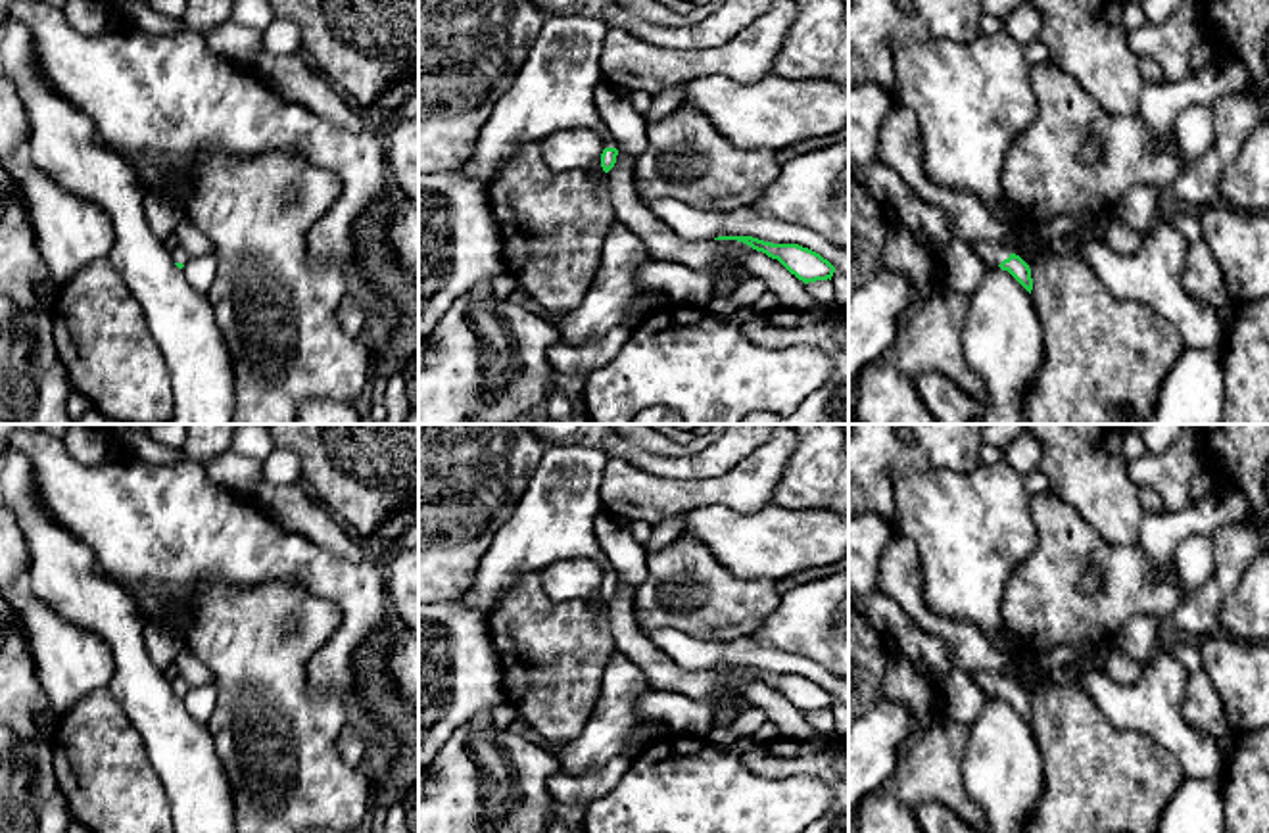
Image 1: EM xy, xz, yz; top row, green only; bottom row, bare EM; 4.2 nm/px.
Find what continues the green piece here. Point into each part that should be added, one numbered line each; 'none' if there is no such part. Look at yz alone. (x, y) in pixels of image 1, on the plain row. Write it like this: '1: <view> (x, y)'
1: yz (991, 684)

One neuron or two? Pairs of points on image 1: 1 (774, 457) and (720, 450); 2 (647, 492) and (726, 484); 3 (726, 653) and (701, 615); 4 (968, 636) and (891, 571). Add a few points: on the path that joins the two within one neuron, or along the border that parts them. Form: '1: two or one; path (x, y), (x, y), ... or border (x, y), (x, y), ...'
1: two; border (761, 444), (711, 478)
2: one; path (667, 492), (707, 492)
3: two; border (674, 630), (717, 642), (751, 636)
4: one; path (947, 630), (932, 622), (910, 601), (907, 592)

